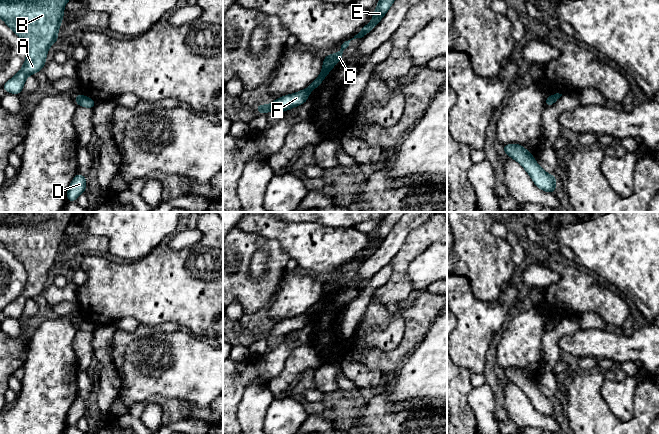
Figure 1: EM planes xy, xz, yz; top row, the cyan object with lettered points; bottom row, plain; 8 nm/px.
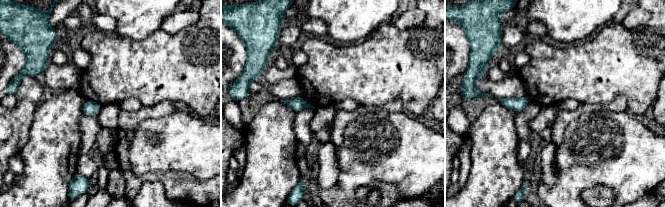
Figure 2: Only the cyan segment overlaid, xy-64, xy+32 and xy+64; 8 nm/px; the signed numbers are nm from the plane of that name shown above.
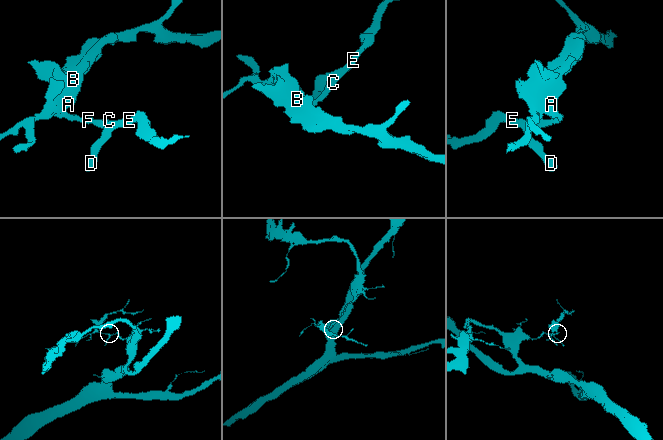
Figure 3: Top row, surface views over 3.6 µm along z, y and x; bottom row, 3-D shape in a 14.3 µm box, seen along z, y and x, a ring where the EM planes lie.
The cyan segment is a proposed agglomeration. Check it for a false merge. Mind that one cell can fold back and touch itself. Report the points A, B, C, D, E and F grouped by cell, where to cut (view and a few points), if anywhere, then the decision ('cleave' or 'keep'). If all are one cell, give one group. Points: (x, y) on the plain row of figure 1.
A B F / C D E; cut in xy along (83, 320), (79, 328); cleave

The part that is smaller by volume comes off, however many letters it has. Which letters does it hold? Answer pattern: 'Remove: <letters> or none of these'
Remove: A, B, F

